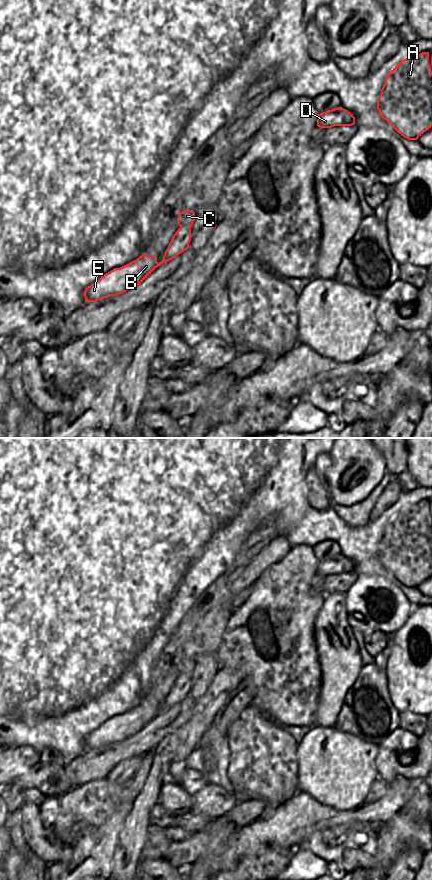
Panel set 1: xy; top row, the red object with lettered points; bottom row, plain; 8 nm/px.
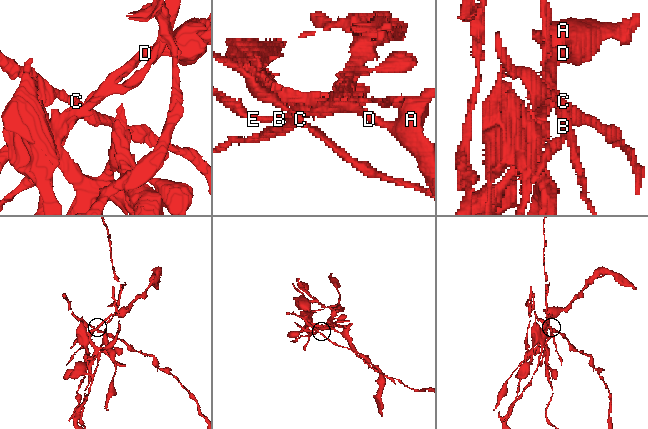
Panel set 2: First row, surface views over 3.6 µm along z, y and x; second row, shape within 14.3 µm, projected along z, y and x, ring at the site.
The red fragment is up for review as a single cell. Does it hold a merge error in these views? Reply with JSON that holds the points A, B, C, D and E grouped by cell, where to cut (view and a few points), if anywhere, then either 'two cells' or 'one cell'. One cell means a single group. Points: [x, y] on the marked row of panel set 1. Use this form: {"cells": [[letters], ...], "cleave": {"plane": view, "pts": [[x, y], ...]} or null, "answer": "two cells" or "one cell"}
{"cells": [["A", "B", "D", "E"], ["C"]], "cleave": {"plane": "xy", "pts": [[190, 225], [182, 225], [180, 227]]}, "answer": "two cells"}

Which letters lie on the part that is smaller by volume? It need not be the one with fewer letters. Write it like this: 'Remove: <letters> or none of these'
Remove: C

